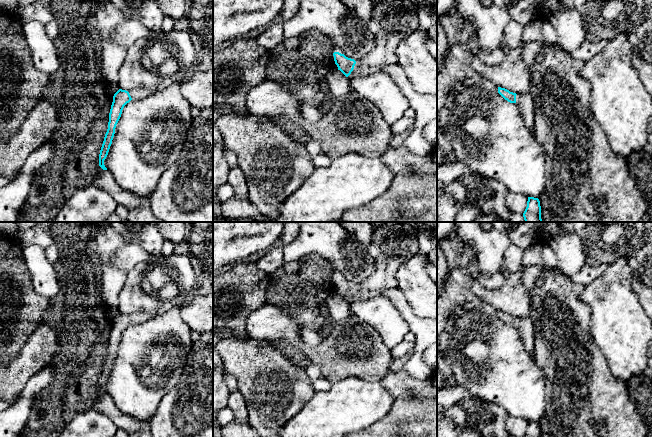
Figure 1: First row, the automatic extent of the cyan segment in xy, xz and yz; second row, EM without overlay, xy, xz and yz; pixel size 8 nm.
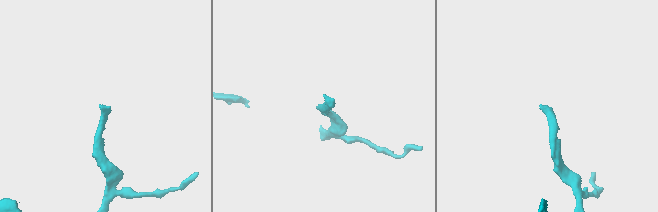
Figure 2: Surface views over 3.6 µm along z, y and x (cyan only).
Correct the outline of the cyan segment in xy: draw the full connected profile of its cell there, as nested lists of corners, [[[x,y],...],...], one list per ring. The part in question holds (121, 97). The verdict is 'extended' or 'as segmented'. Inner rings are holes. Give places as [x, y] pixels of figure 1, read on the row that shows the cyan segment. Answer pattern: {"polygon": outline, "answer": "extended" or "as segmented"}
{"polygon": [[[137,88],[130,92],[119,89],[113,96],[113,102],[109,113],[108,129],[104,137],[104,141],[99,154],[99,166],[103,170],[107,170],[104,165],[112,140],[115,134],[116,125],[121,117],[124,106],[132,99],[142,99],[153,94],[153,88]]], "answer": "extended"}

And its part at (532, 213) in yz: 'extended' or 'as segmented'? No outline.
as segmented

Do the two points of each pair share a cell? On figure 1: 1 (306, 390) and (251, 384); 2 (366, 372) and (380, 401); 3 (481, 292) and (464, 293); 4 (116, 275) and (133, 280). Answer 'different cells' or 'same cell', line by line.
1: same cell
2: different cells
3: different cells
4: different cells

